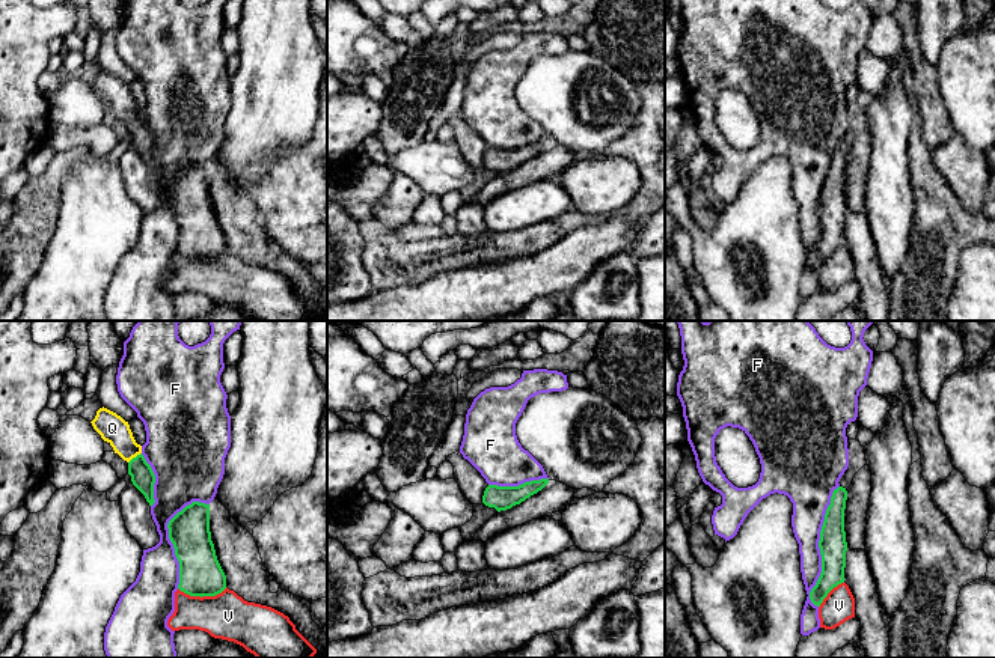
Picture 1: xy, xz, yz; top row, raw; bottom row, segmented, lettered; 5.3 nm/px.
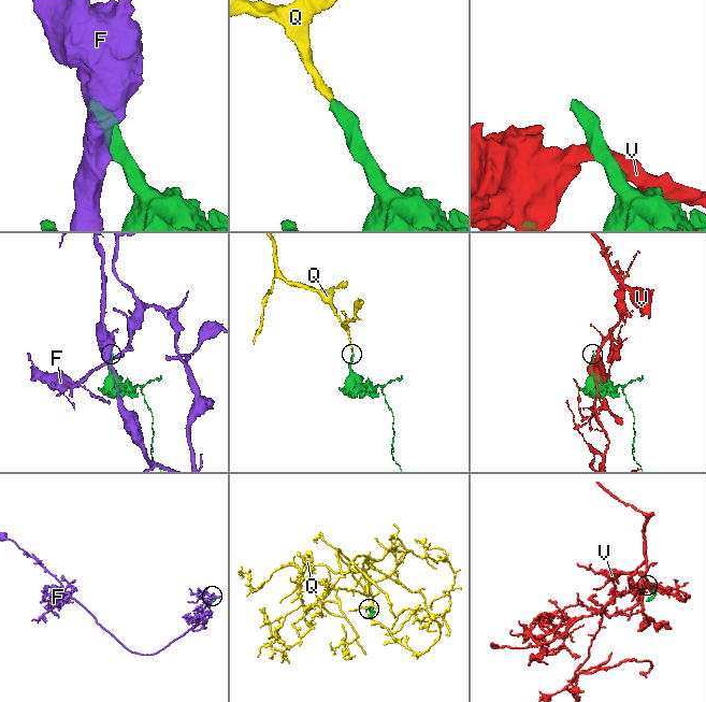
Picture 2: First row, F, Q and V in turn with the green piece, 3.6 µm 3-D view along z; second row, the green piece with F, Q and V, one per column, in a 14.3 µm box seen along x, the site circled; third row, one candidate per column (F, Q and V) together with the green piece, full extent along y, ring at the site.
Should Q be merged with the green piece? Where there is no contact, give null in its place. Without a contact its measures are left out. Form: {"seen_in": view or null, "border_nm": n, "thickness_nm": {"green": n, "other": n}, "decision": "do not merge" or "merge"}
{"seen_in": "xy", "border_nm": 90, "thickness_nm": {"green": 130, "other": 150}, "decision": "merge"}

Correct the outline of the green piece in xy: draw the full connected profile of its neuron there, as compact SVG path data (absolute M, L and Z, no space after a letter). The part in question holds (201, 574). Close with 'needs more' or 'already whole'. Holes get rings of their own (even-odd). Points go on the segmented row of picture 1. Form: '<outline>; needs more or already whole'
M193 501L167 524L179 562L178 589L190 596L216 596L226 589L210 532L210 504Z; already whole

